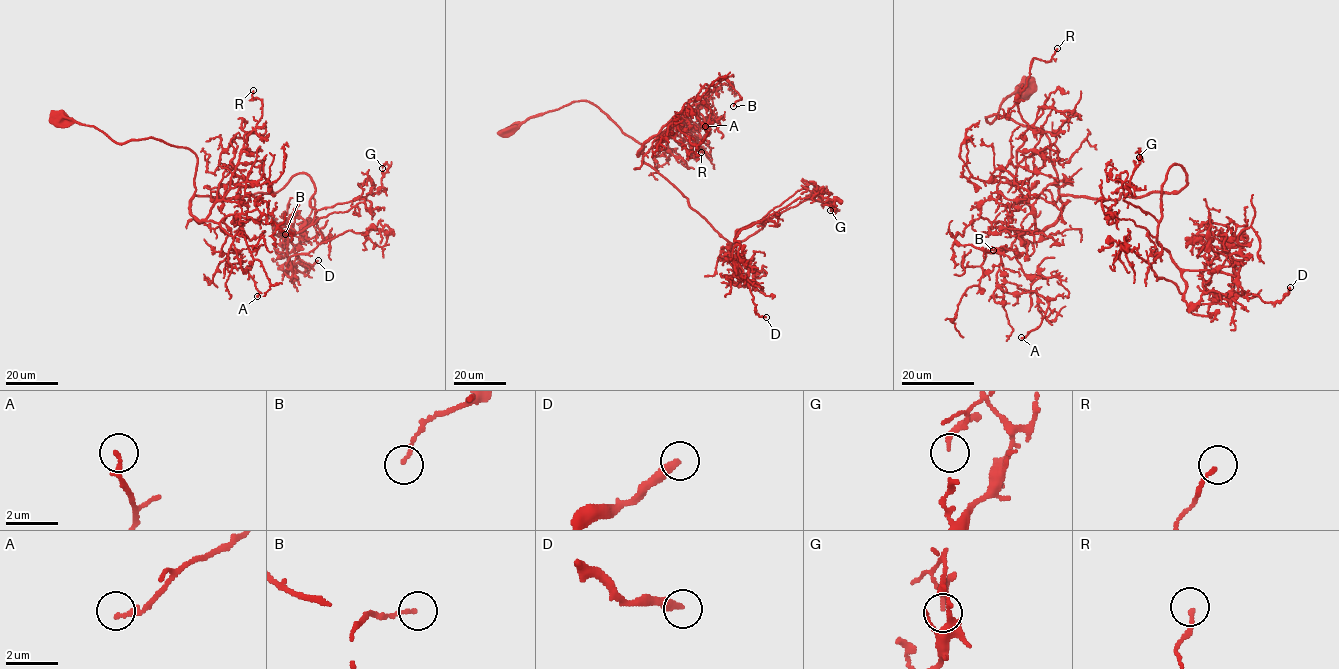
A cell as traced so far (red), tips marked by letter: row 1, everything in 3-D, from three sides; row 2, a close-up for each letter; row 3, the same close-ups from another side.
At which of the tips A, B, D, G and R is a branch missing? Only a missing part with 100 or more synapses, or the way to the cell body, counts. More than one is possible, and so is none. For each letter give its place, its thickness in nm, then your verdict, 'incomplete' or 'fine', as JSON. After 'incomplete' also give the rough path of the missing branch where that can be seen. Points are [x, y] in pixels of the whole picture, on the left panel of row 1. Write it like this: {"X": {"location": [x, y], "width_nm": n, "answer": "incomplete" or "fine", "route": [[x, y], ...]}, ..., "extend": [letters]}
{"A": {"location": [257, 296], "width_nm": 200, "answer": "fine"}, "B": {"location": [285, 234], "width_nm": 130, "answer": "fine"}, "D": {"location": [318, 260], "width_nm": 340, "answer": "fine"}, "G": {"location": [382, 168], "width_nm": 130, "answer": "fine"}, "R": {"location": [253, 90], "width_nm": 140, "answer": "fine"}, "extend": []}

